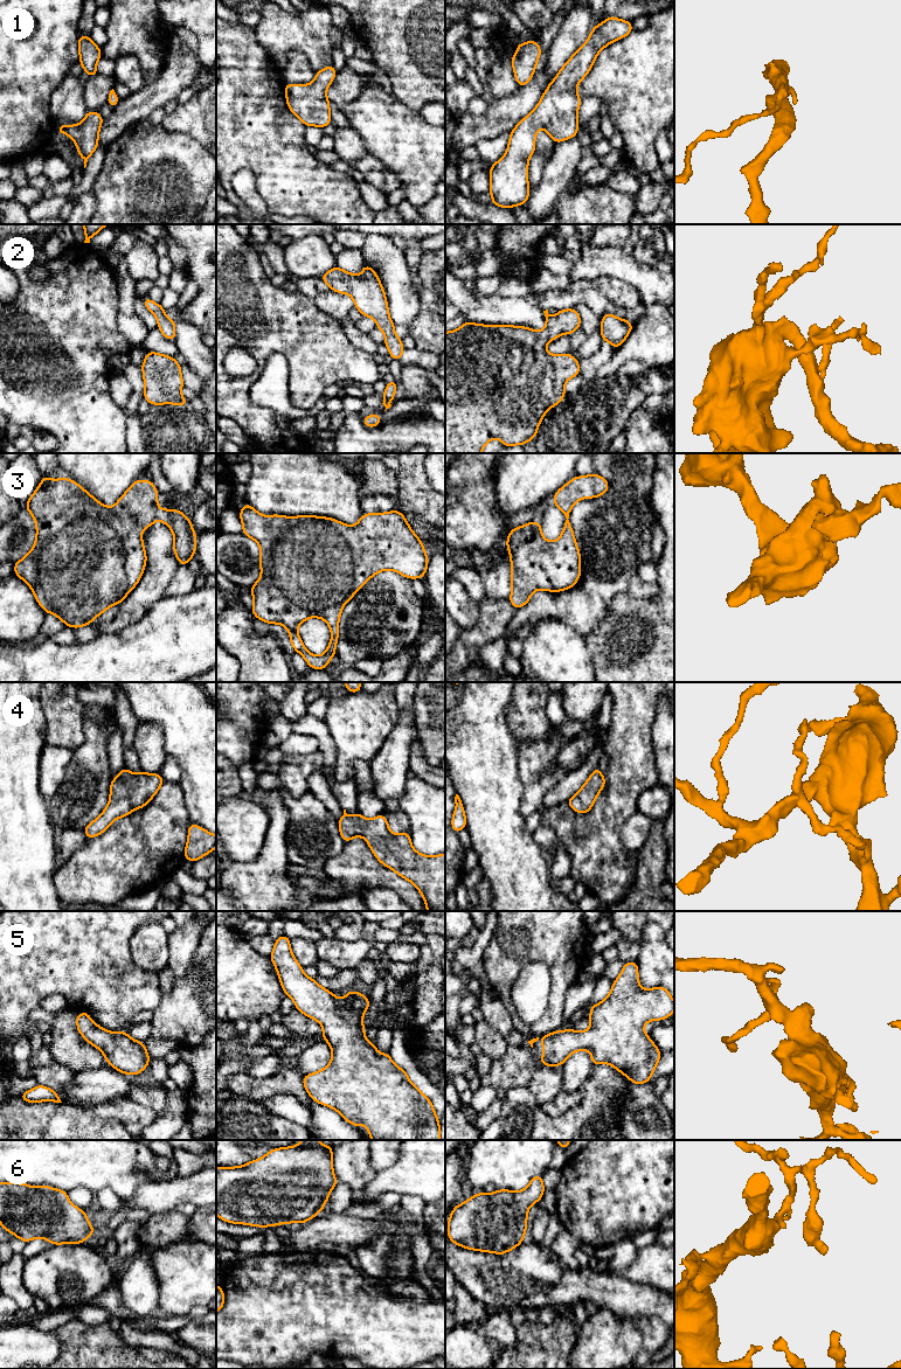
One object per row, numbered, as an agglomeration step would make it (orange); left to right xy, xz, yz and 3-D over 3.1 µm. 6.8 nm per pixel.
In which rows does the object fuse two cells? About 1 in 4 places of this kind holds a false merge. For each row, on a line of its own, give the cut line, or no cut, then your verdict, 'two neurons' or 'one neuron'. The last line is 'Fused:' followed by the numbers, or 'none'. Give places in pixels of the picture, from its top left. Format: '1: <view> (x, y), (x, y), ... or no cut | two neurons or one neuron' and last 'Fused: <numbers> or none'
1: no cut | one neuron
2: no cut | one neuron
3: no cut | one neuron
4: no cut | one neuron
5: no cut | one neuron
6: no cut | one neuron
Fused: none

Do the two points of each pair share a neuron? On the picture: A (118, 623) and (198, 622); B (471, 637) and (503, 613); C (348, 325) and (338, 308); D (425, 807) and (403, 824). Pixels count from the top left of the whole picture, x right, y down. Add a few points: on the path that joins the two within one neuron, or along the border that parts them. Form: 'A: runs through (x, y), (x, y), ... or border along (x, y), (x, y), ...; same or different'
A: border along (154, 603), (138, 620), (120, 631), (110, 633); different
B: runs through (479, 634), (494, 620); same
C: border along (347, 315), (338, 319); different
D: border along (400, 807), (408, 818), (408, 831); different

